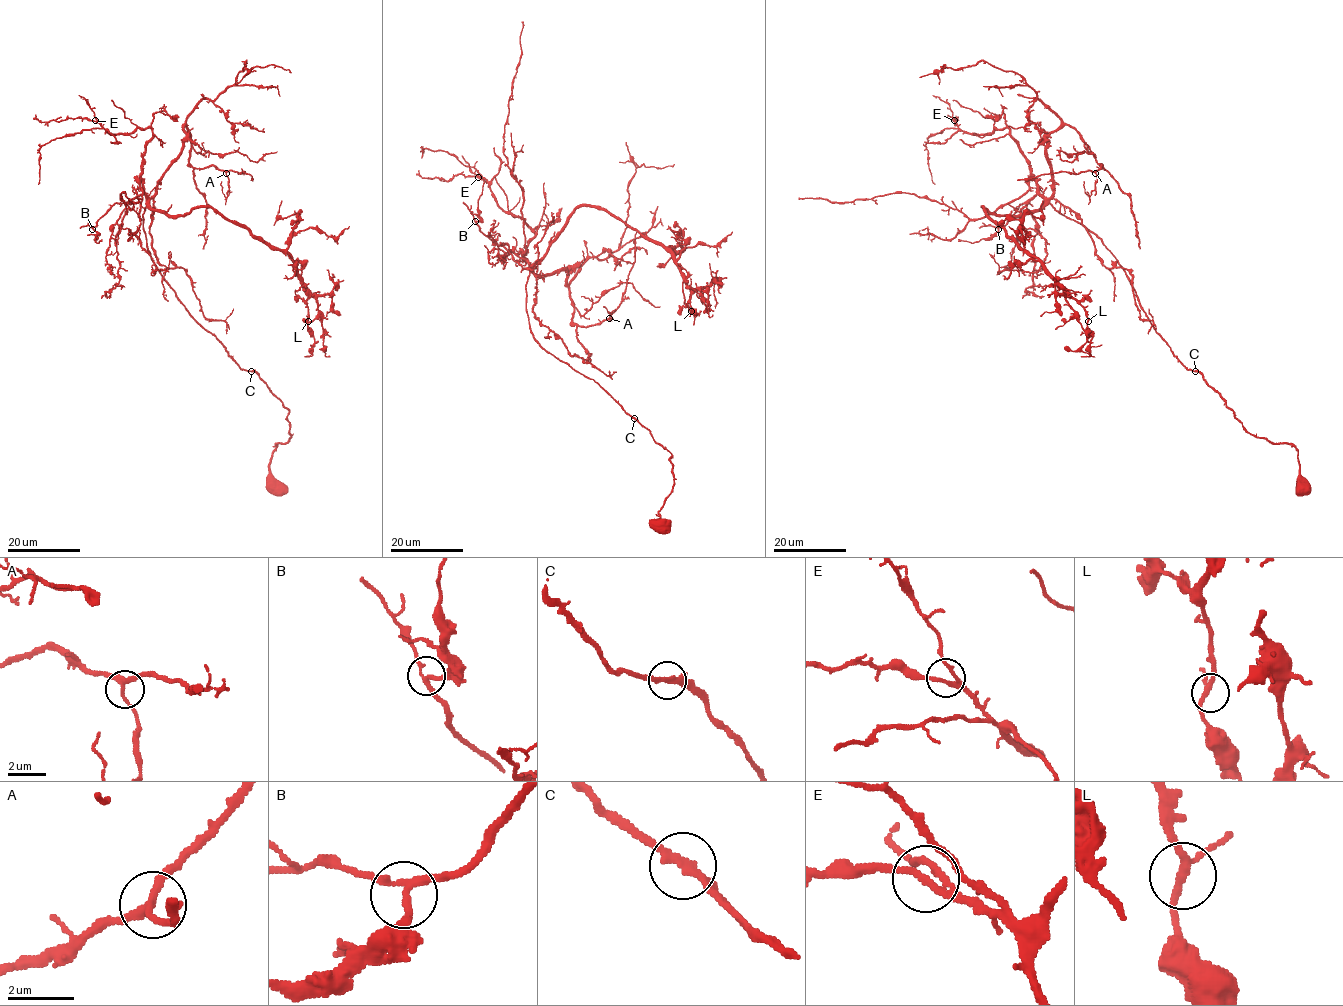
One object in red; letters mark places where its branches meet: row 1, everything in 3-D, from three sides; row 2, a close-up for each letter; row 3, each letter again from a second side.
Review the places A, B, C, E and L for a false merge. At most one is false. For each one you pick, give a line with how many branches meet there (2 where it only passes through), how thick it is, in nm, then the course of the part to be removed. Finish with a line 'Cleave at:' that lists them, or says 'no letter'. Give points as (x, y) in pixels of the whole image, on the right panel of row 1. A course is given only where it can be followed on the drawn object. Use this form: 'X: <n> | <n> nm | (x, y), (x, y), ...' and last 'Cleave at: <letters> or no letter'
Cleave at: no letter

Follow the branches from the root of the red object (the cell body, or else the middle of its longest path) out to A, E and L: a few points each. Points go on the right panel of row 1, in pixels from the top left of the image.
A: (1299, 489), (1295, 447), (1252, 435), (1156, 332), (1103, 242), (1049, 202), (1046, 138), (1070, 125), (1095, 173)
E: (1299, 489), (1295, 447), (1252, 435), (1179, 360), (1113, 254), (1042, 197), (1010, 130), (969, 134), (954, 120)
L: (1299, 489), (1295, 447), (1252, 435), (1179, 360), (1099, 238), (1049, 204), (1018, 215), (983, 207), (1088, 321)

